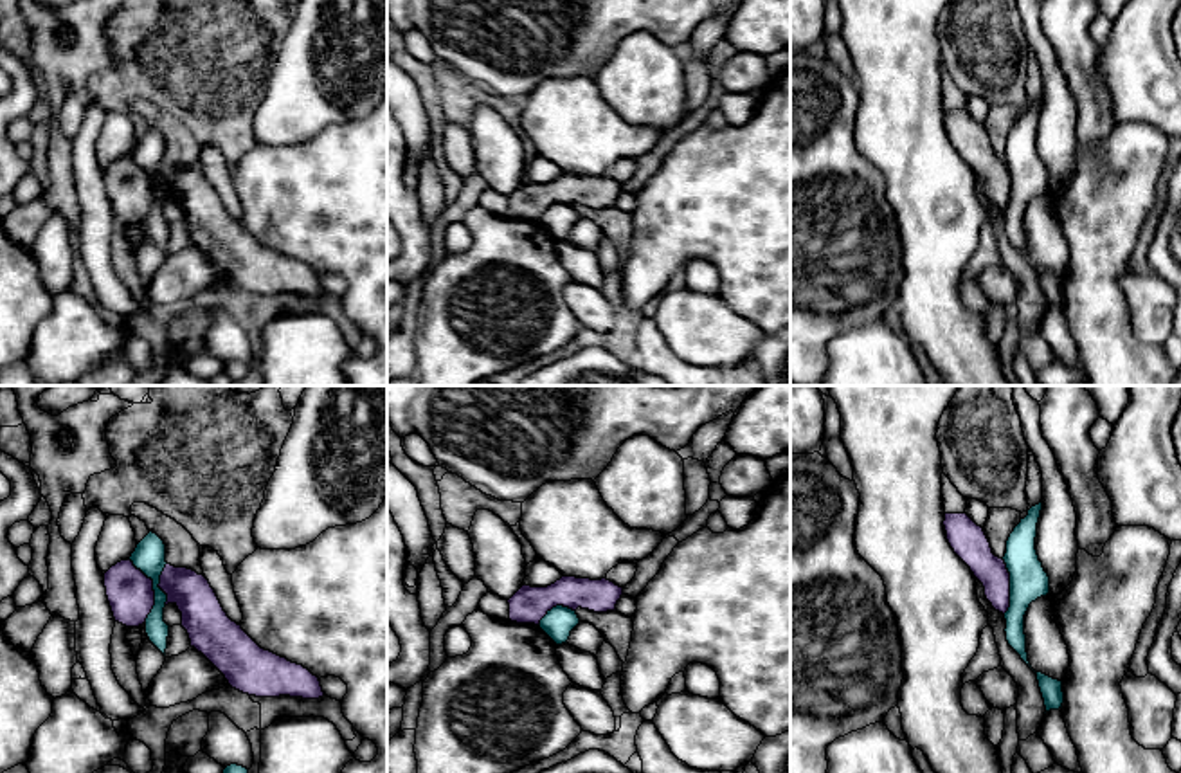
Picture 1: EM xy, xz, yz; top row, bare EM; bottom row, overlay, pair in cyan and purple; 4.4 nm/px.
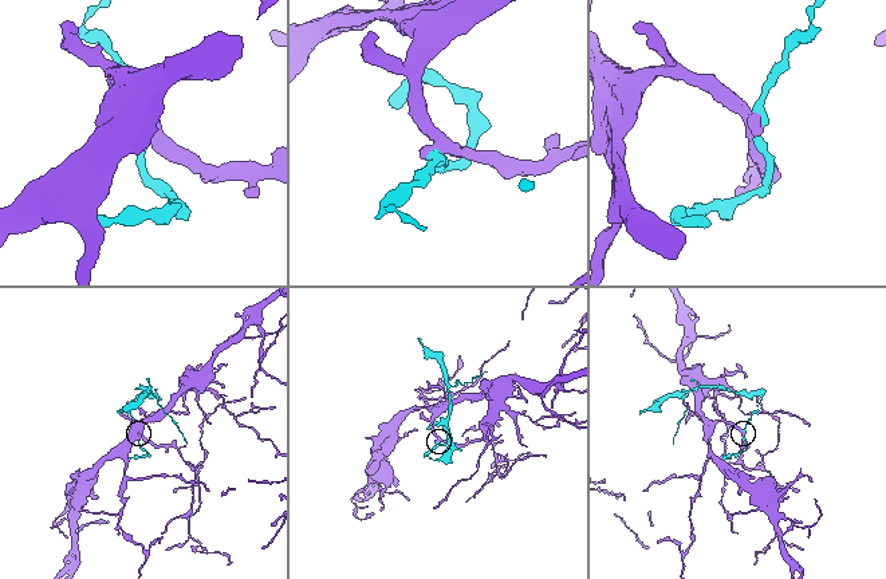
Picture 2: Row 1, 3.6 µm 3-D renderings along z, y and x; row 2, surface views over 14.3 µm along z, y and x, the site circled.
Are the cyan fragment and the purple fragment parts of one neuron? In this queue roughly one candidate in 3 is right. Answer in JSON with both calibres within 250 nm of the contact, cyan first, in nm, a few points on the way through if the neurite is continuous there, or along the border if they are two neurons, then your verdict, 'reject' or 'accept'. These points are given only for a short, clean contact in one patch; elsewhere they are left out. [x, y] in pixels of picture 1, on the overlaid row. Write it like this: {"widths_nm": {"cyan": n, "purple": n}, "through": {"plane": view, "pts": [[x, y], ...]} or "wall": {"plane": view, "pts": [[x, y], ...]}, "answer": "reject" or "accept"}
{"widths_nm": {"cyan": 140, "purple": 200}, "wall": {"plane": "xy", "pts": [[128, 559], [152, 581], [153, 608], [146, 620]]}, "answer": "reject"}

